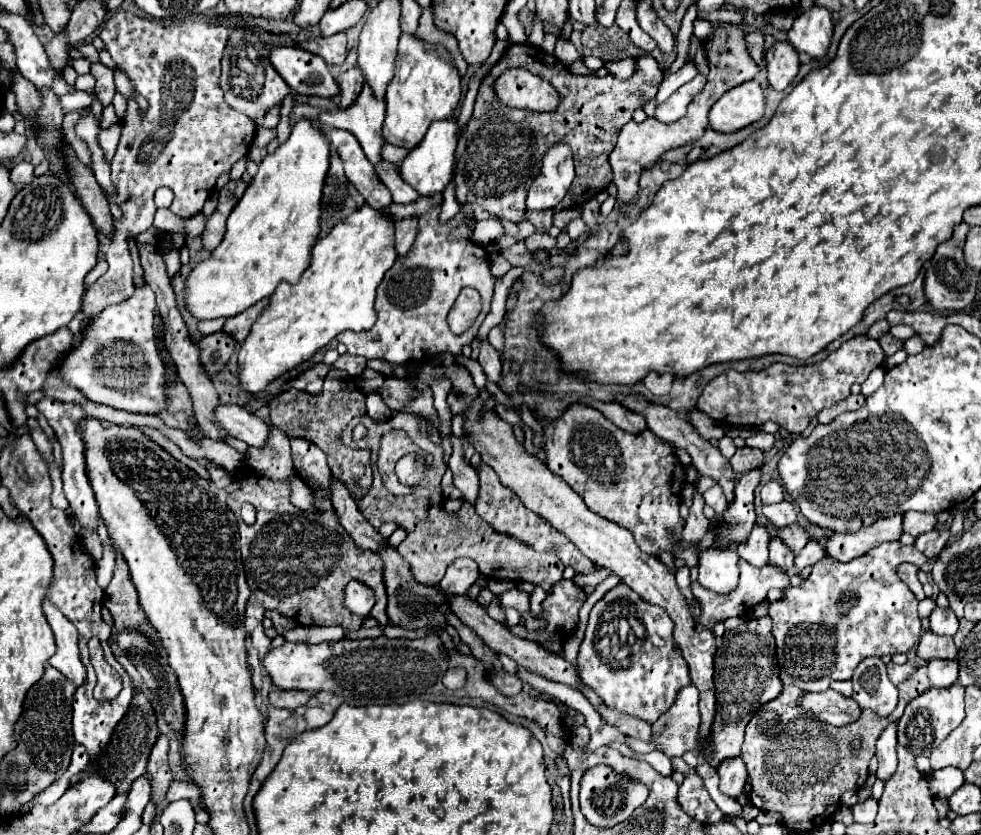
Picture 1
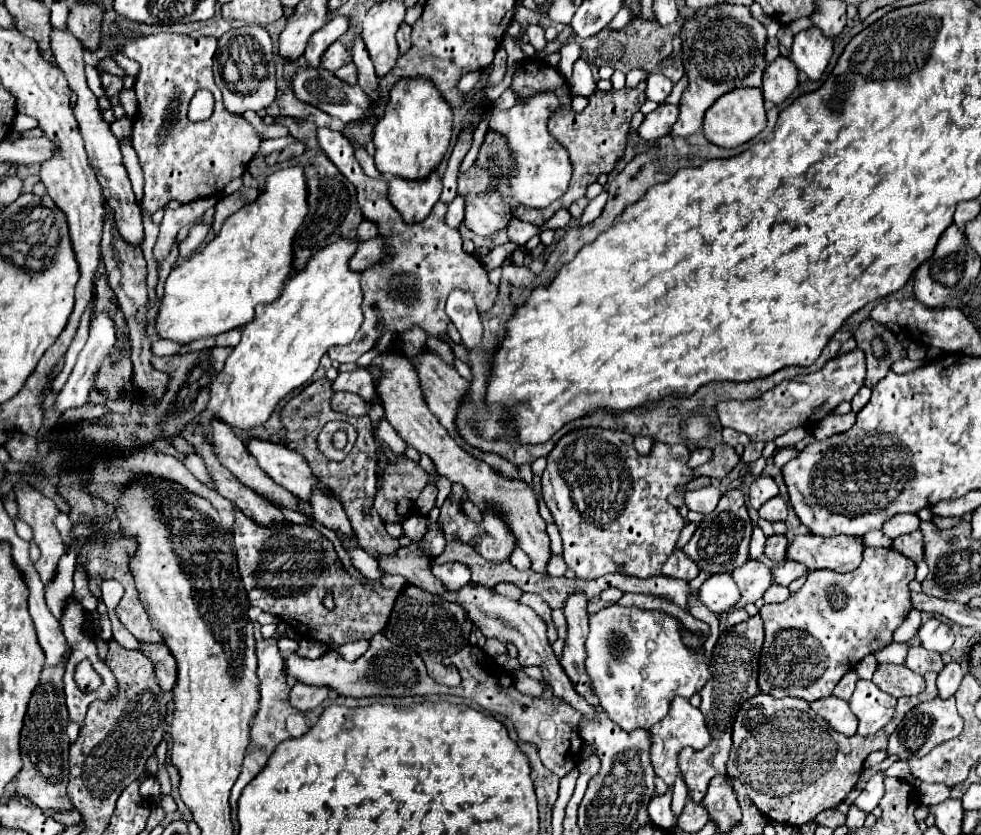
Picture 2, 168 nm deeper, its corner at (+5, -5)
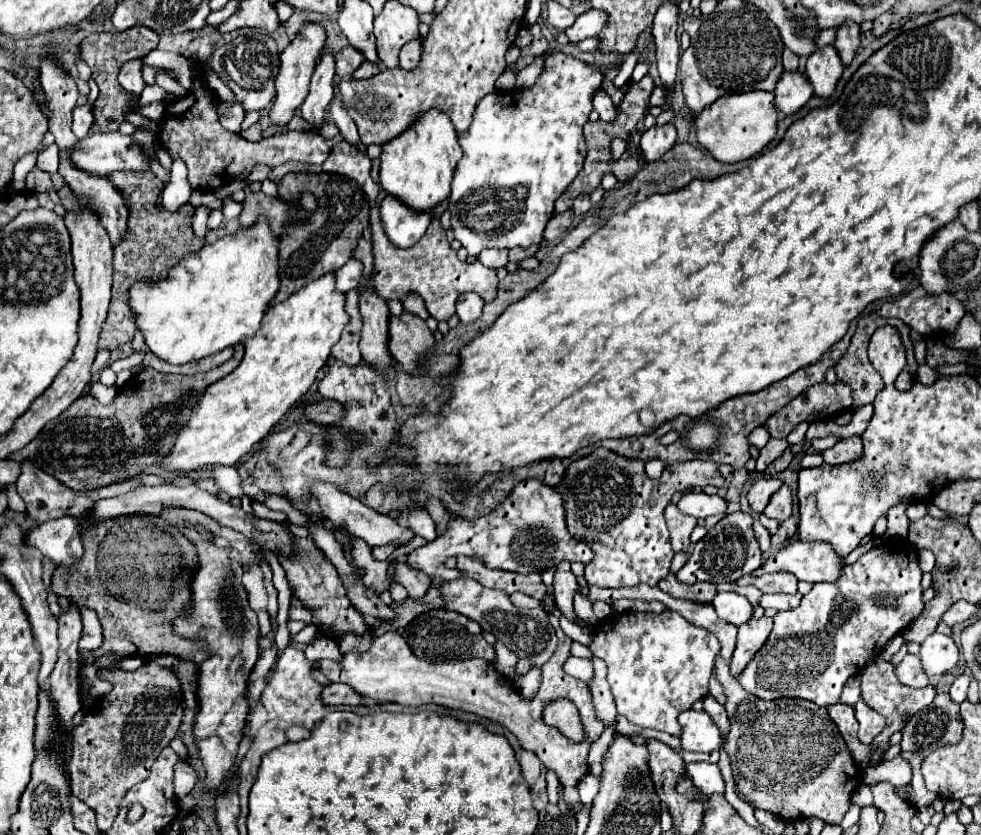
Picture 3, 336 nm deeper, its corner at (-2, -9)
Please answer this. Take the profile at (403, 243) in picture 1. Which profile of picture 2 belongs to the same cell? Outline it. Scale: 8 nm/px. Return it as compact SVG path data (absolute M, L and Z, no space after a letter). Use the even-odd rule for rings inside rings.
M373 237L359 243L357 253L351 257L351 269L365 271L367 267L371 267L371 263L379 263L379 259L387 259L387 247L383 247L383 239Z

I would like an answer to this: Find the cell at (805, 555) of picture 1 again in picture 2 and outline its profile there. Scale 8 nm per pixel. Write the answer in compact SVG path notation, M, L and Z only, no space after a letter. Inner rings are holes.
M787 561L773 567L771 571L773 571L775 583L779 583L779 585L789 585L791 581L807 575L807 567L803 567L803 563L787 563Z

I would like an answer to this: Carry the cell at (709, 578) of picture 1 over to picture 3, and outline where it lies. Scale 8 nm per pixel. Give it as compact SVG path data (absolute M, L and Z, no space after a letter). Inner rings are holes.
M718 593L712 601L716 613L720 619L732 623L732 625L742 625L752 617L752 605L744 595L738 593Z

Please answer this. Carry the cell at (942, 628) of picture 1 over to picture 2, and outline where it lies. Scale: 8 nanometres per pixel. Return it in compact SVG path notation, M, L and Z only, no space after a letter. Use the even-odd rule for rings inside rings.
M927 619L921 629L919 629L919 637L921 637L921 645L929 651L937 651L937 653L945 653L953 647L955 643L955 633L949 625L941 623L939 619Z

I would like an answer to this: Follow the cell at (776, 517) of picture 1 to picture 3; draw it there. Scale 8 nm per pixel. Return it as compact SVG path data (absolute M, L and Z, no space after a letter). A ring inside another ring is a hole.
M784 485L782 489L778 489L770 503L766 505L764 513L770 517L770 519L776 519L776 521L784 521L792 515L792 493L790 493L790 487Z

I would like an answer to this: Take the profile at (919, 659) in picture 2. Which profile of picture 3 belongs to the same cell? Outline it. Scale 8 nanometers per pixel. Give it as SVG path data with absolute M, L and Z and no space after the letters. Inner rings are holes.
M906 655L902 659L900 665L894 667L896 675L898 675L898 681L904 683L906 687L926 687L928 685L928 677L926 673L922 671L922 663L916 655Z

